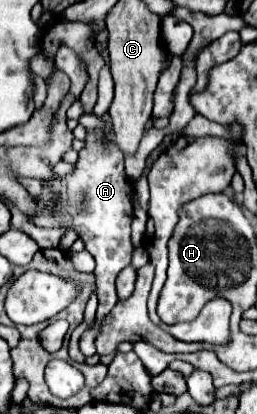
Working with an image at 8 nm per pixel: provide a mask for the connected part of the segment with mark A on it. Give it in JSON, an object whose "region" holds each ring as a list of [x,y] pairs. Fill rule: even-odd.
{"region":[[[88,133],[86,147],[80,151],[80,159],[72,175],[64,179],[54,179],[52,183],[28,179],[26,189],[36,197],[38,203],[38,217],[34,219],[34,223],[44,227],[50,225],[50,221],[58,221],[60,225],[78,231],[80,239],[84,239],[86,243],[86,251],[90,251],[96,259],[94,275],[98,283],[98,313],[94,327],[90,327],[80,337],[80,351],[86,357],[98,355],[94,341],[100,335],[100,327],[106,315],[118,303],[114,281],[118,273],[130,265],[130,257],[134,251],[130,239],[134,209],[130,199],[130,181],[124,173],[124,155],[118,151],[118,147],[114,147],[114,143],[102,147],[100,139],[94,133]]]}

